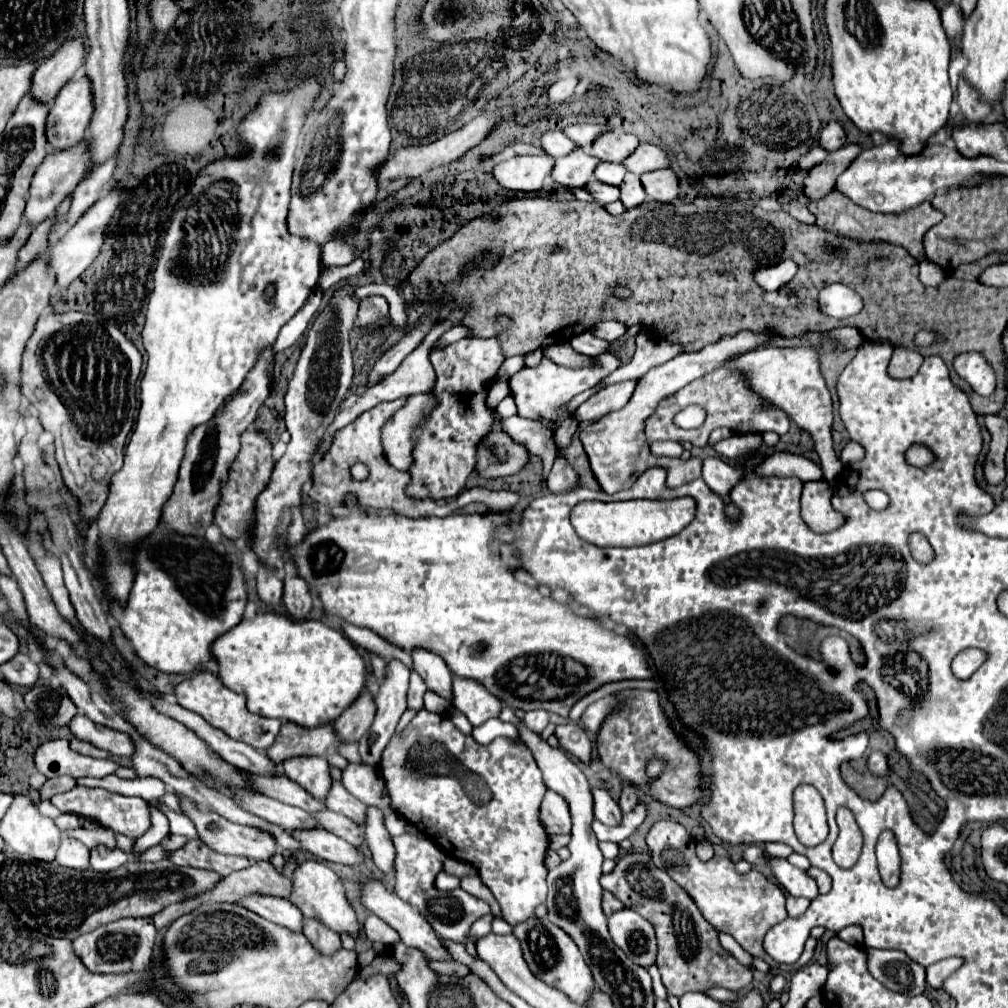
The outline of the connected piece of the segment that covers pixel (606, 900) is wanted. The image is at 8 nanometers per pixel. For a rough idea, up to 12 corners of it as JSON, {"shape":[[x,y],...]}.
{"shape":[[604,890],[602,910],[614,914],[624,904],[614,894]]}

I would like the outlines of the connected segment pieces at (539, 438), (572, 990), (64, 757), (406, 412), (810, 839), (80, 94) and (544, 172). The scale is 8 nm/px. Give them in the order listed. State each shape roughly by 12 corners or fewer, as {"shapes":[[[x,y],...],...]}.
{"shapes":[[[510,416],[502,430],[528,454],[538,454],[544,478],[556,458],[554,434],[538,422]],[[548,918],[512,926],[532,974],[586,1006],[592,974]],[[68,740],[44,742],[36,750],[46,778],[68,774],[104,778],[120,768],[74,752]],[[412,394],[382,426],[388,462],[402,472],[412,464],[412,428],[434,406]],[[802,784],[794,792],[794,828],[806,846],[826,840],[824,800]],[[72,80],[48,114],[52,150],[74,148],[92,116],[92,88]],[[550,154],[514,156],[494,168],[506,190],[538,192],[552,172]]]}

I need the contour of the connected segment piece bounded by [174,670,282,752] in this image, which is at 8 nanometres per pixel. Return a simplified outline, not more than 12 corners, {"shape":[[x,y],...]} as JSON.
{"shape":[[200,670],[174,688],[180,706],[230,738],[268,750],[278,718]]}

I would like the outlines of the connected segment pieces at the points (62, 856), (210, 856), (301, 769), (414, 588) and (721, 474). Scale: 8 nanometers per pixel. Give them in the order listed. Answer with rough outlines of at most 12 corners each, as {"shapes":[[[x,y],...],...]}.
{"shapes":[[[62,838],[56,860],[62,866],[88,868],[90,850],[76,838]],[[200,838],[176,850],[178,866],[216,870],[228,876],[252,864],[246,856],[224,856]],[[294,756],[282,766],[314,798],[332,778],[324,756]],[[362,514],[288,556],[324,610],[510,708],[650,680],[516,580],[510,518]],[[704,460],[702,478],[726,500],[740,472],[728,462]]]}

